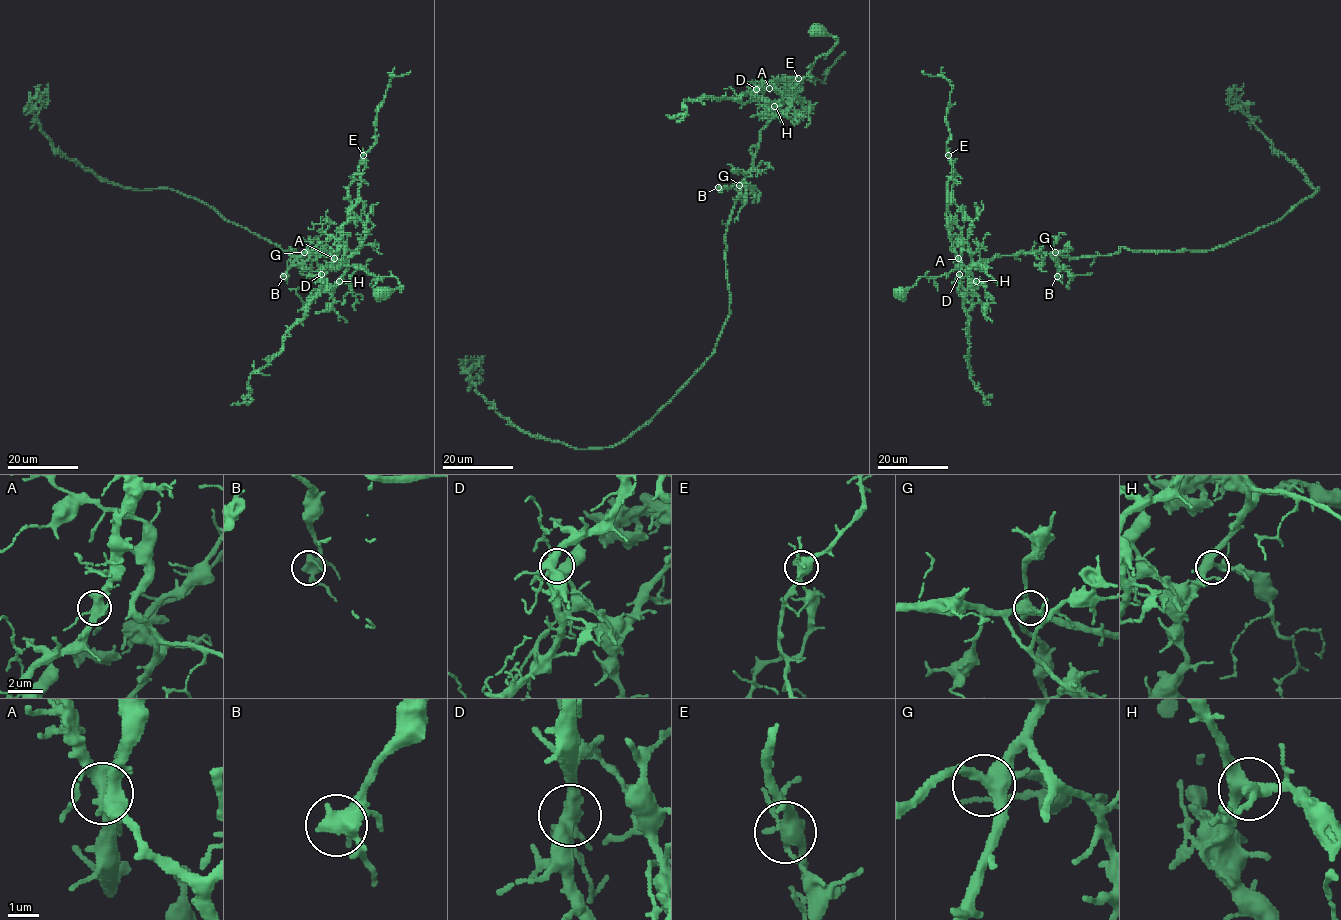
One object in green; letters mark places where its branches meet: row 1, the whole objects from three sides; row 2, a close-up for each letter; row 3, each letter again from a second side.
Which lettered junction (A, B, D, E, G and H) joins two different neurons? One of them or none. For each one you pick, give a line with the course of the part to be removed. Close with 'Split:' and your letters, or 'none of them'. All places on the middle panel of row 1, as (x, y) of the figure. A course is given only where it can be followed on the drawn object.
E: course (798, 78), (794, 83), (796, 78), (783, 77), (737, 100), (686, 100), (686, 115), (665, 115)
Split: E

